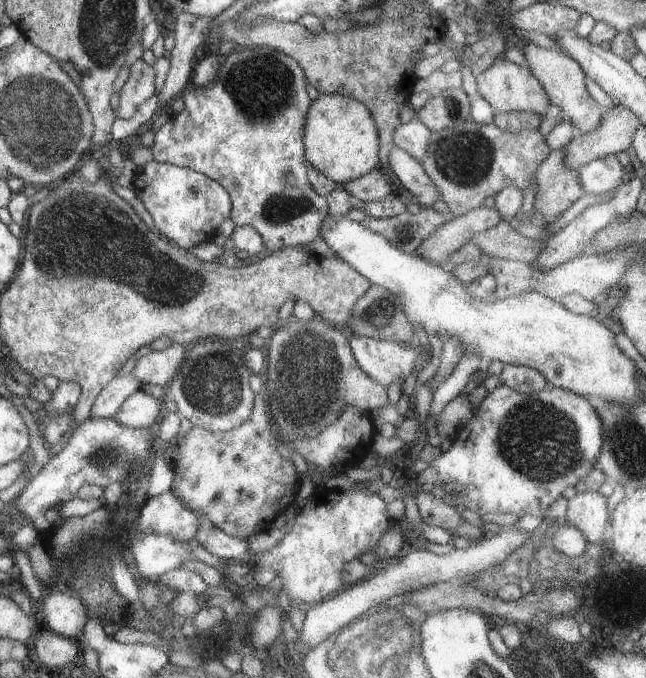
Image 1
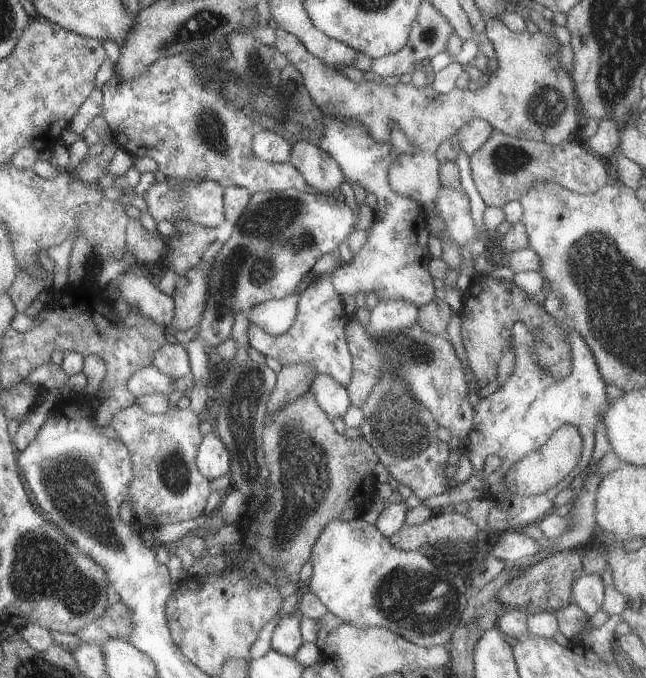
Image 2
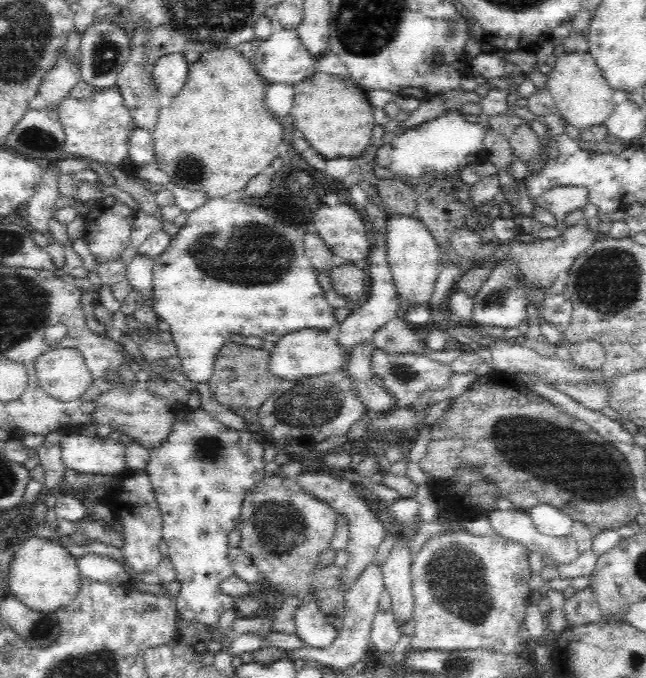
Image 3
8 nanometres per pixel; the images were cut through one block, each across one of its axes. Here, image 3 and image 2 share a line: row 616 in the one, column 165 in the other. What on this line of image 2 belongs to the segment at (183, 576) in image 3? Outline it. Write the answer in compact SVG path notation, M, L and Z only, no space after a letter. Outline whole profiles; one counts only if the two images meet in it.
M200 179L199 182L195 182L195 184L187 184L187 188L177 188L177 186L171 186L171 184L167 184L166 180L153 181L151 186L140 194L138 197L145 202L146 212L148 212L155 223L163 222L163 220L167 220L167 222L175 222L175 220L187 220L189 224L195 224L195 226L201 227L220 227L224 230L224 213L222 210L222 195L224 192L224 187L219 184L219 182L215 182L215 180L210 179Z

